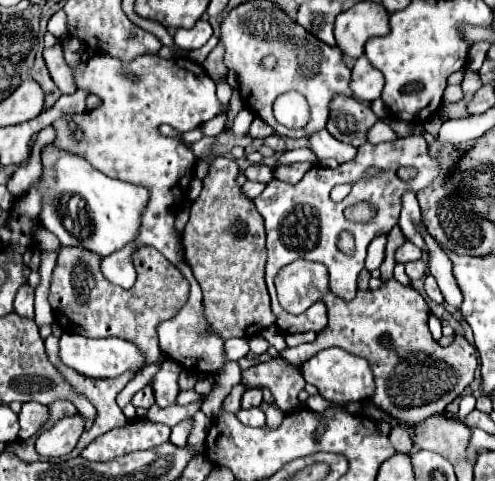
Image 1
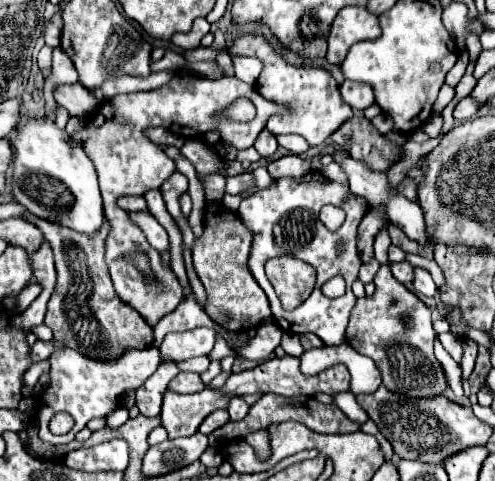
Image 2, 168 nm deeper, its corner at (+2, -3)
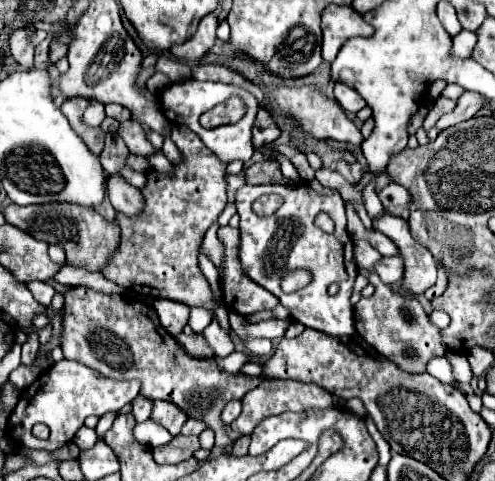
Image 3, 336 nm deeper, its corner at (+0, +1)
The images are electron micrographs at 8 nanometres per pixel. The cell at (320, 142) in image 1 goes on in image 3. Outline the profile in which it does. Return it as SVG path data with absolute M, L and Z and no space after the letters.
M387 184L379 192L379 200L383 202L385 212L389 212L391 216L399 216L403 220L409 218L409 200L411 200L411 194L405 188L401 188L401 184Z

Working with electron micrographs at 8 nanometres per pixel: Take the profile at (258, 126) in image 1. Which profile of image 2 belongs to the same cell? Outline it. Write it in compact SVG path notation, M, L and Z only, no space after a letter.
M296 134L280 135L276 139L280 146L295 155L301 155L310 148L307 141Z

